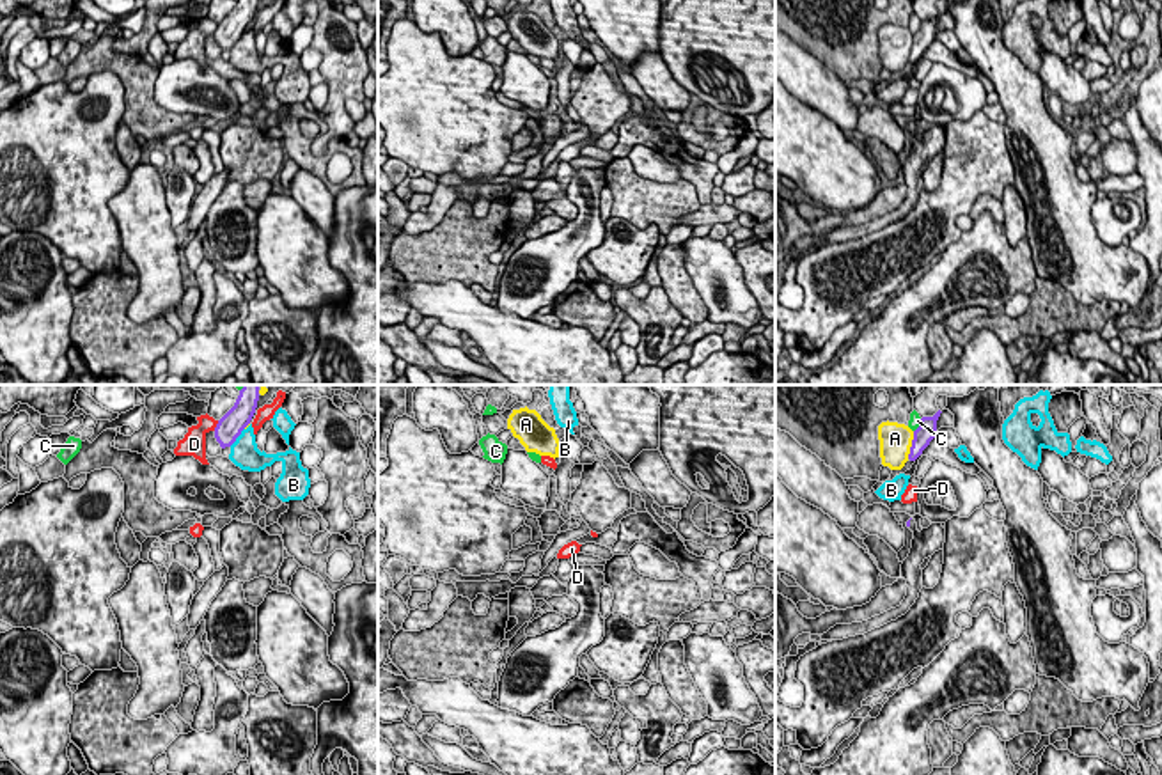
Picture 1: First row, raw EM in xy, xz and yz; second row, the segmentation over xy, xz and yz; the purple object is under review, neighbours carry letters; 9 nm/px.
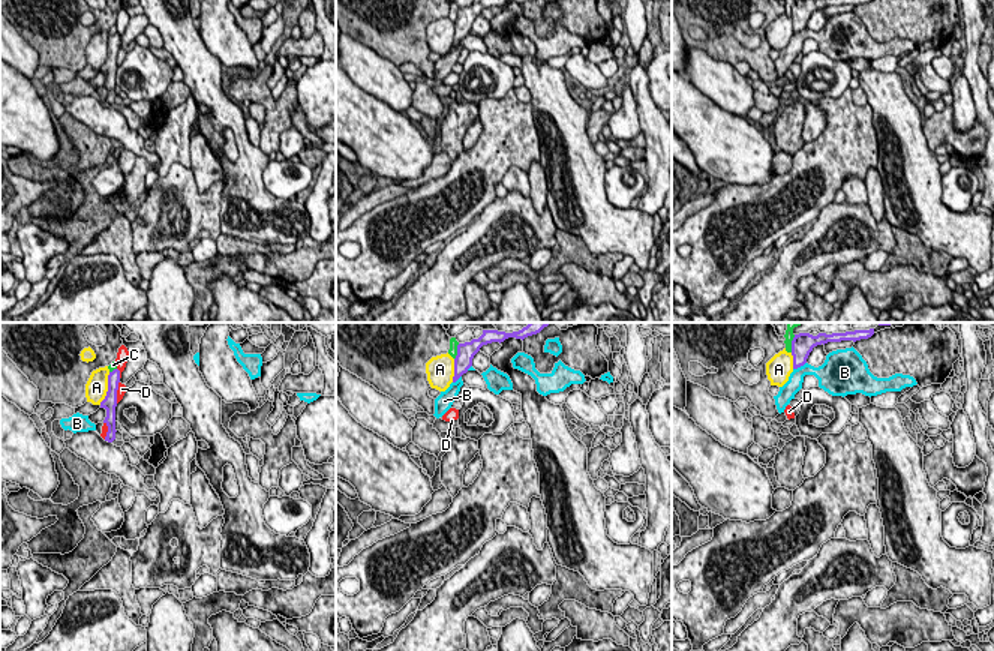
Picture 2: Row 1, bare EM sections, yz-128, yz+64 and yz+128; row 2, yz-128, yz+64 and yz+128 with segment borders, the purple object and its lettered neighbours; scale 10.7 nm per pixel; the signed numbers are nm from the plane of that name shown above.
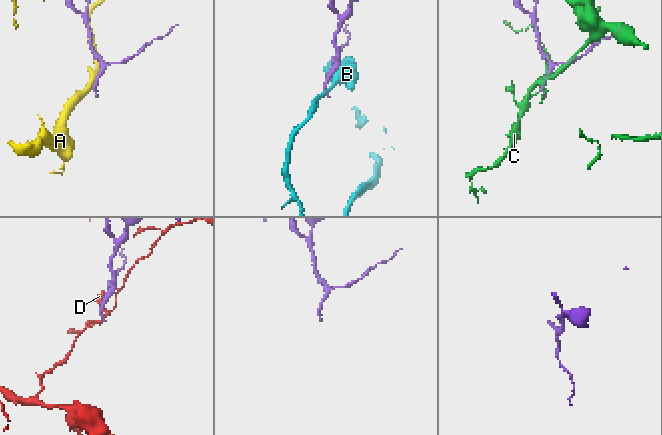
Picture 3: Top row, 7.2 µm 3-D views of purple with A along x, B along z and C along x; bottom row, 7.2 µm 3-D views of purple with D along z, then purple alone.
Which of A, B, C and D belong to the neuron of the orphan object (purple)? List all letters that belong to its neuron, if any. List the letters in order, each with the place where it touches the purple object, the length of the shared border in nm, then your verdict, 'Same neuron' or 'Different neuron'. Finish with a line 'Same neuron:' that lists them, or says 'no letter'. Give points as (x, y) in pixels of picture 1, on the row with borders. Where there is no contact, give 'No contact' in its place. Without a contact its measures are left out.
A: Touches purple at yz (912, 446). Shared border 260 nm. Different neuron
B: Touches purple at xy (238, 435). Shared border 220 nm. Different neuron
C: Touches purple at yz (919, 426). Shared border 140 nm. Different neuron
D: Touches purple at xy (217, 426). Shared border 110 nm. Different neuron
Same neuron: no letter

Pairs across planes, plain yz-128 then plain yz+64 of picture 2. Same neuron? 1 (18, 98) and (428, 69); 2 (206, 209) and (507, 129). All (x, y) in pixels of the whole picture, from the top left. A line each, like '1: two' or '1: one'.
1: two
2: two

